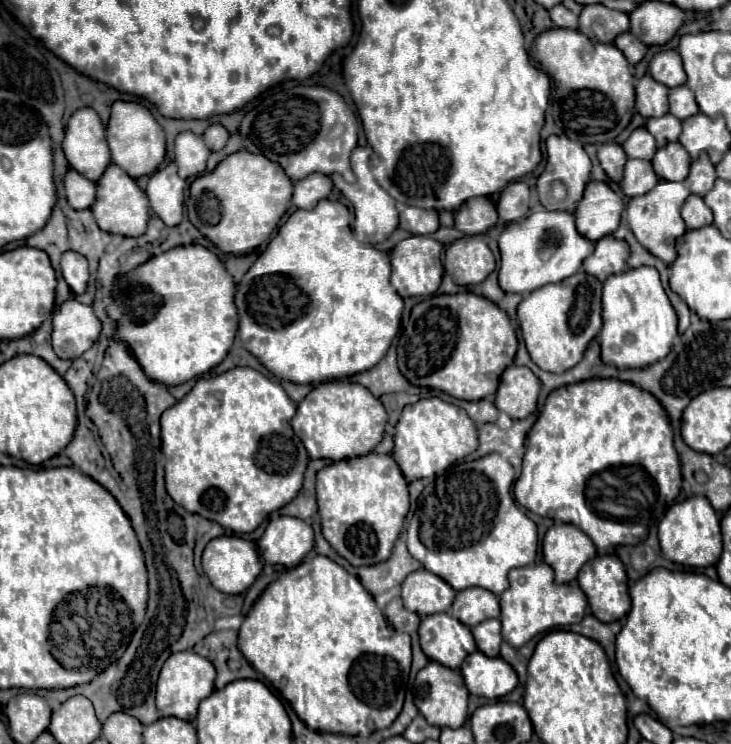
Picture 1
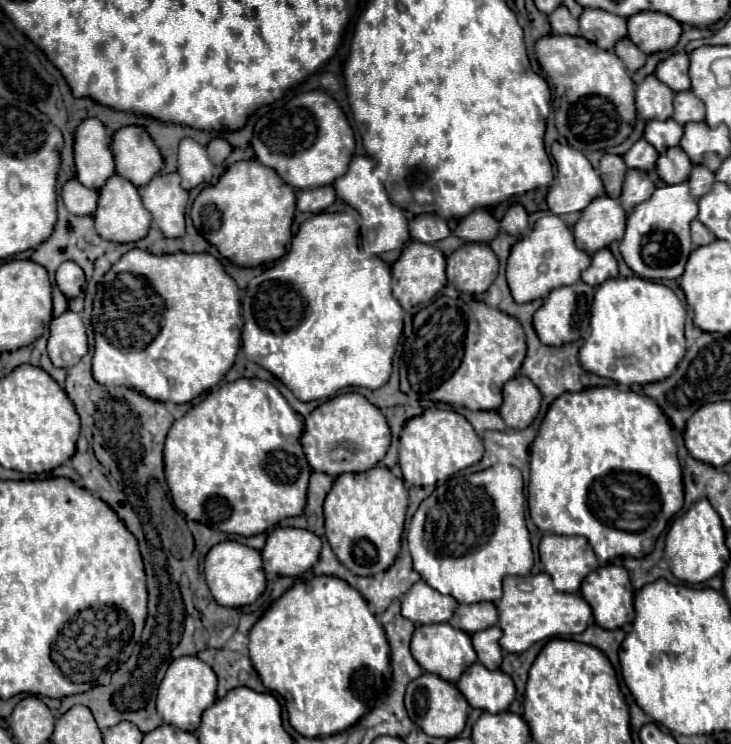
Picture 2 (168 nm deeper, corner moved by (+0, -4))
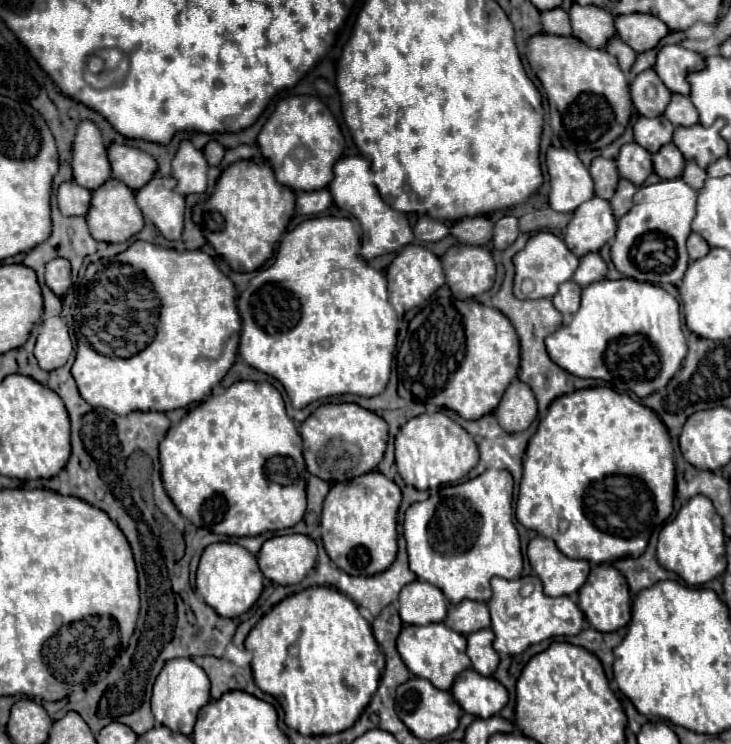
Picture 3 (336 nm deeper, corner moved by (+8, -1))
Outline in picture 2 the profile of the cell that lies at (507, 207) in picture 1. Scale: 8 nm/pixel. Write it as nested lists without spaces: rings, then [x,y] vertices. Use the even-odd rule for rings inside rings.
[[[514,203],[502,217],[502,231],[510,235],[522,235],[528,229],[528,213],[520,203]]]

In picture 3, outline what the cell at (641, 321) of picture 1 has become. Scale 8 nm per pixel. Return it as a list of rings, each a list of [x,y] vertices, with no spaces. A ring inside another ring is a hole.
[[[632,278],[600,280],[582,288],[578,312],[572,314],[572,318],[564,322],[556,332],[546,336],[544,344],[550,360],[568,374],[574,374],[578,378],[596,378],[610,382],[618,392],[636,394],[638,398],[646,398],[666,388],[688,354],[686,338],[682,334],[680,324],[678,300],[660,286],[638,282]]]

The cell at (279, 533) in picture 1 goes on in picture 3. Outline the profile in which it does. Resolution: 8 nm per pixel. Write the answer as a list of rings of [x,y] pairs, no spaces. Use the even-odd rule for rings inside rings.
[[[304,534],[274,536],[264,542],[258,564],[276,586],[300,584],[316,564],[316,542]]]

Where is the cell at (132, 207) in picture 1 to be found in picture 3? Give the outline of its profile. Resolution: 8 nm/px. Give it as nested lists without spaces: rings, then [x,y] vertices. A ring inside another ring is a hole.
[[[110,178],[106,184],[92,192],[92,204],[86,220],[92,238],[100,242],[126,242],[144,228],[144,218],[138,210],[138,204],[134,202],[134,192],[116,178]]]

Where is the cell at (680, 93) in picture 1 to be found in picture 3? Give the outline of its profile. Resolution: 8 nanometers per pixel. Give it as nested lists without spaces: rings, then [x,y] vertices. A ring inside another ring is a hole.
[[[672,94],[672,100],[668,108],[664,110],[664,116],[674,122],[674,126],[694,126],[698,124],[698,112],[694,110],[694,104],[688,96]]]

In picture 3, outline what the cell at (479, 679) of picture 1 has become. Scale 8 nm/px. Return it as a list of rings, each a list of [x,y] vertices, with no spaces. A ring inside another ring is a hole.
[[[464,670],[456,678],[452,694],[462,710],[476,718],[496,716],[508,702],[506,688],[496,678],[482,678],[476,670]]]

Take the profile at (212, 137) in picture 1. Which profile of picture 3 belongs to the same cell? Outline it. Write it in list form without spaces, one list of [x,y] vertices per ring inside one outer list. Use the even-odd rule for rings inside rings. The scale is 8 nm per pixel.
[[[208,142],[206,144],[206,148],[204,148],[204,156],[206,156],[206,160],[208,160],[208,164],[210,166],[218,166],[220,162],[222,162],[222,156],[224,156],[224,152],[226,152],[226,148],[222,146],[222,144],[218,144],[218,142]]]

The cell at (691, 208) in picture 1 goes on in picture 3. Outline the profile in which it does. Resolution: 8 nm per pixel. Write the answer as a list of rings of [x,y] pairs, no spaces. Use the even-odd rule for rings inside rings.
[[[696,232],[690,234],[688,238],[688,254],[690,254],[690,260],[698,260],[698,258],[704,258],[708,254],[710,246],[706,244],[706,240],[702,236],[698,236]]]

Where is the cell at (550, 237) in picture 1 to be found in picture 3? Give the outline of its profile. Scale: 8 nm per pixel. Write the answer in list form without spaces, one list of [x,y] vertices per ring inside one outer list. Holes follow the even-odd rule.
[[[540,232],[528,240],[526,248],[514,256],[516,276],[514,276],[514,296],[520,300],[526,298],[552,298],[558,292],[558,286],[568,282],[578,268],[578,258],[566,248],[564,240],[554,234]]]

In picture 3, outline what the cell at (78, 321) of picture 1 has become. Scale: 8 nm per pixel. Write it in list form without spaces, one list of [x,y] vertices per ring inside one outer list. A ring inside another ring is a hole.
[[[46,318],[38,328],[38,340],[34,346],[34,356],[38,366],[46,372],[52,372],[68,362],[72,354],[72,340],[68,326],[62,318]]]

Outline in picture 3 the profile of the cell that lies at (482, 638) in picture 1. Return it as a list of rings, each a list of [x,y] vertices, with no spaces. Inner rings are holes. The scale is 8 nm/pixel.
[[[490,628],[478,630],[468,636],[468,656],[472,660],[472,668],[482,676],[492,676],[498,668],[498,654],[492,648],[494,632]]]

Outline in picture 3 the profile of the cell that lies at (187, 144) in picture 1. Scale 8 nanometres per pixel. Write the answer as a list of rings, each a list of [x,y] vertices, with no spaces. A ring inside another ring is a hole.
[[[182,142],[174,160],[172,160],[172,176],[178,180],[178,192],[182,196],[202,194],[208,188],[206,180],[208,162],[200,150],[192,146],[192,142]]]

